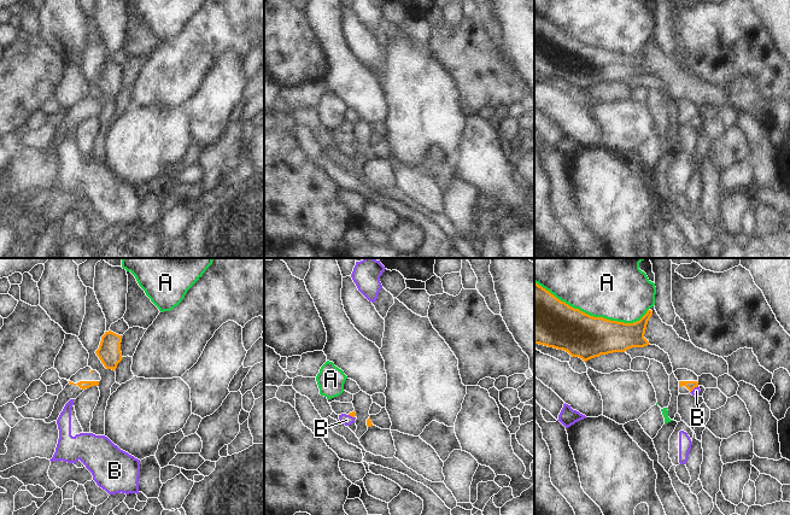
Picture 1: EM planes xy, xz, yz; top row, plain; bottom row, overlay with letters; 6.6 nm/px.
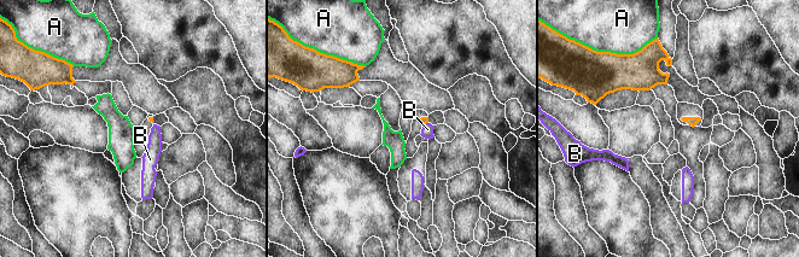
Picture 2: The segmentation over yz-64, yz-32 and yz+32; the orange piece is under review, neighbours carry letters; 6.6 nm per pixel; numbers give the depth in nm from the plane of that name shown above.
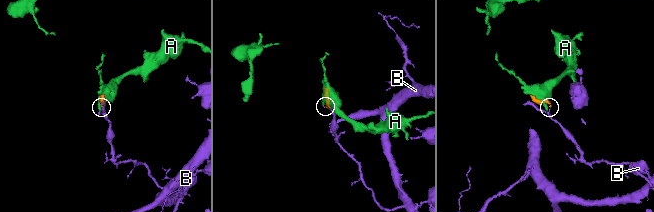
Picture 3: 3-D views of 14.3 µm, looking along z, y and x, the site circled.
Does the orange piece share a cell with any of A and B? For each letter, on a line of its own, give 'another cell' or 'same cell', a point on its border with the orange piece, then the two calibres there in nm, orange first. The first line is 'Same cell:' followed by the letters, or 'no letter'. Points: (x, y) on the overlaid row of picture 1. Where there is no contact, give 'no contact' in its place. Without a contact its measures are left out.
Same cell: no letter
A: another cell; meets orange in yz at (591, 316); 300 nm thick on the orange side, 480 nm on the other
B: another cell; meets orange in yz at (694, 387); 60 nm thick on the orange side, 50 nm on the other

